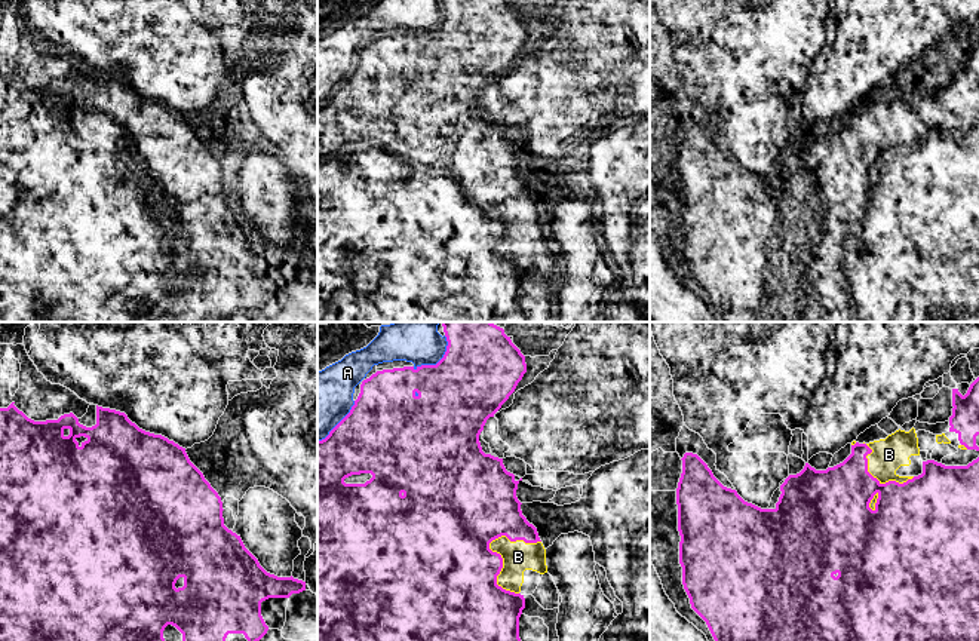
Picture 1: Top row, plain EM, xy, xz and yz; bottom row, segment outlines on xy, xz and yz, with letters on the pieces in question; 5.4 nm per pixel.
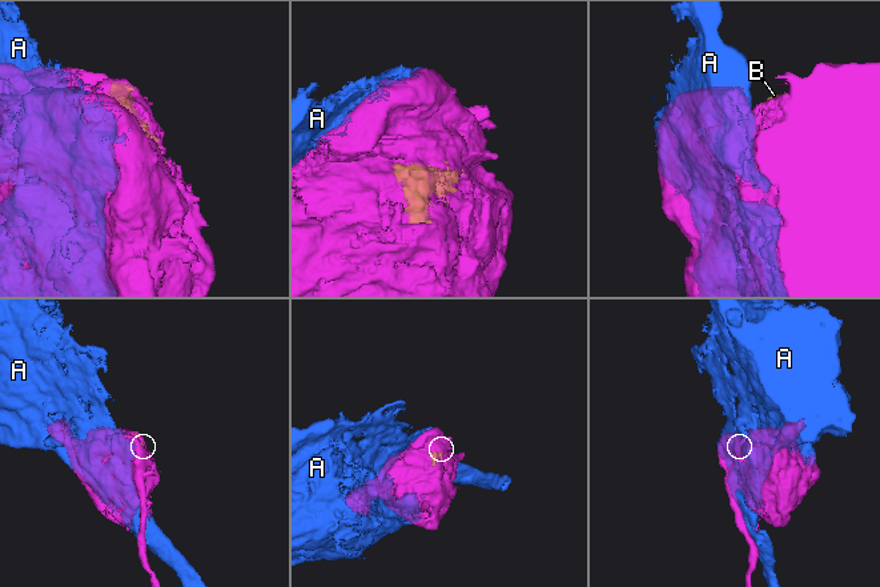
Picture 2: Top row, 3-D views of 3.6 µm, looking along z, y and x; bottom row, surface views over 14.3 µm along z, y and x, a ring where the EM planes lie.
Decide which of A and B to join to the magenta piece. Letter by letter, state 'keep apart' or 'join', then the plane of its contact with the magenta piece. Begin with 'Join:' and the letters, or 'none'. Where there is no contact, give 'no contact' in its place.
Join: B
A: keep apart | xz
B: join | xz

